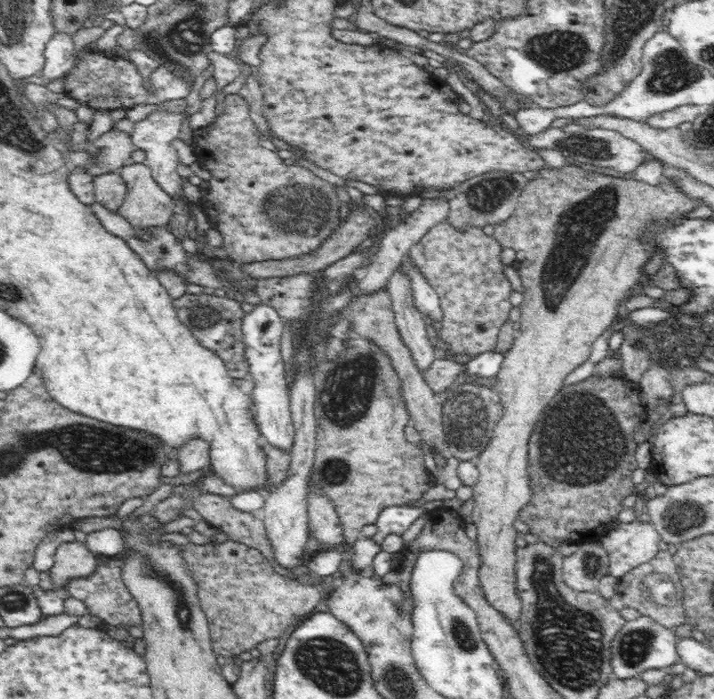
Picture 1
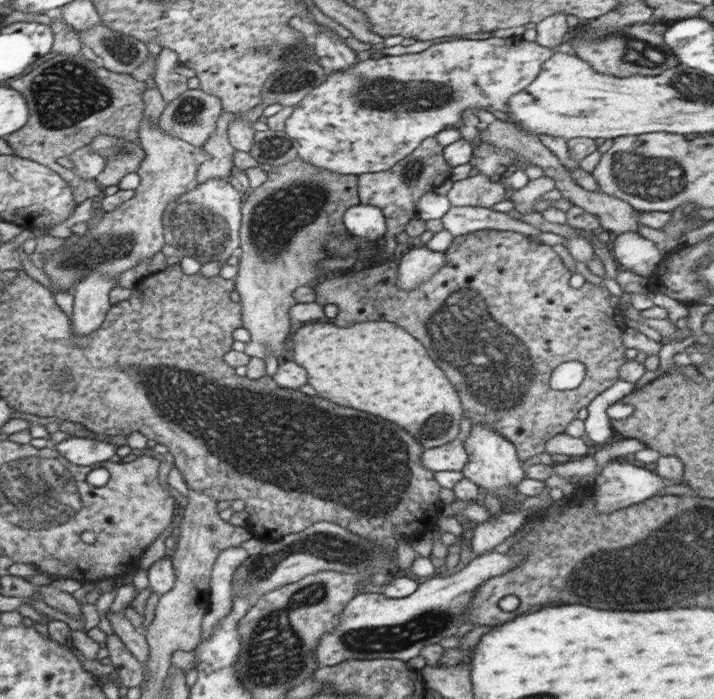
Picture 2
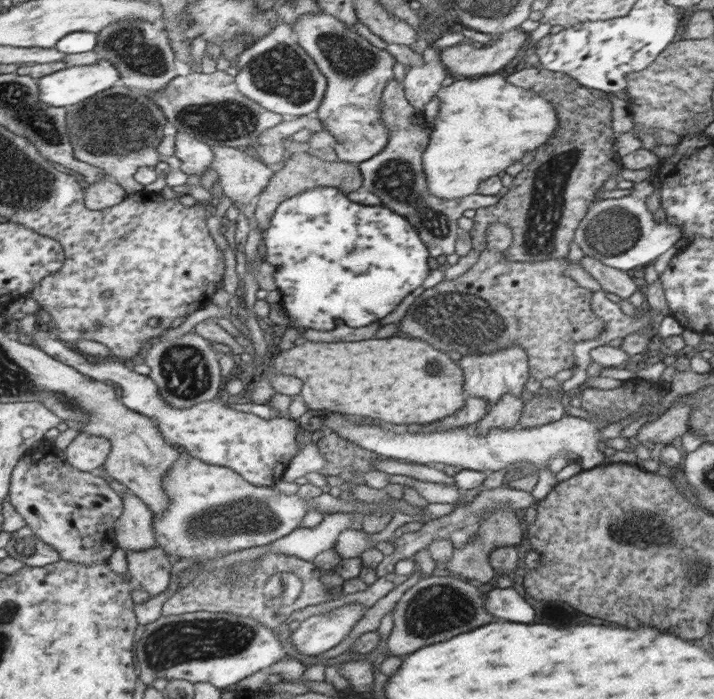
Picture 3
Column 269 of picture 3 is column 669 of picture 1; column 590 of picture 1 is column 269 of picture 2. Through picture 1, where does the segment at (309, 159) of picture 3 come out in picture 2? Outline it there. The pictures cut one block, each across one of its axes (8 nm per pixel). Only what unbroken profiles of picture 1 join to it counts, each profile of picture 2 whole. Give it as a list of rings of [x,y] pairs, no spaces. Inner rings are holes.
[[[297,156],[294,160],[273,167],[267,173],[267,180],[248,196],[241,207],[241,231],[239,234],[240,246],[239,264],[235,279],[235,290],[241,296],[241,315],[243,326],[250,332],[250,341],[245,348],[251,358],[262,360],[270,355],[282,361],[282,352],[285,350],[285,340],[290,336],[289,315],[291,306],[296,304],[293,292],[301,286],[310,283],[312,279],[326,274],[328,270],[318,267],[318,261],[330,257],[327,254],[324,238],[326,235],[350,235],[343,223],[343,214],[347,208],[360,203],[357,191],[357,175],[345,175],[332,172]]]

